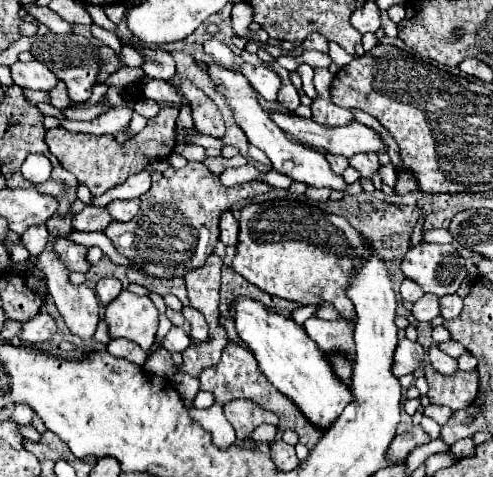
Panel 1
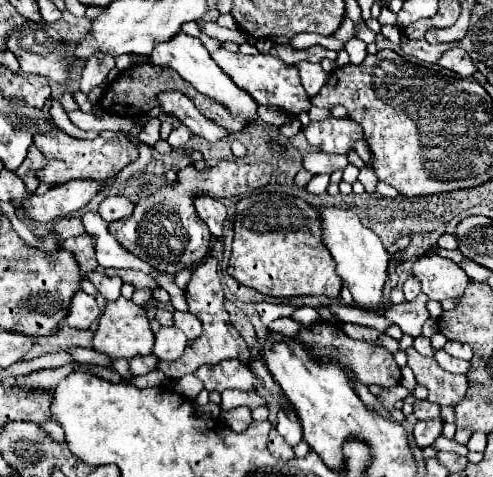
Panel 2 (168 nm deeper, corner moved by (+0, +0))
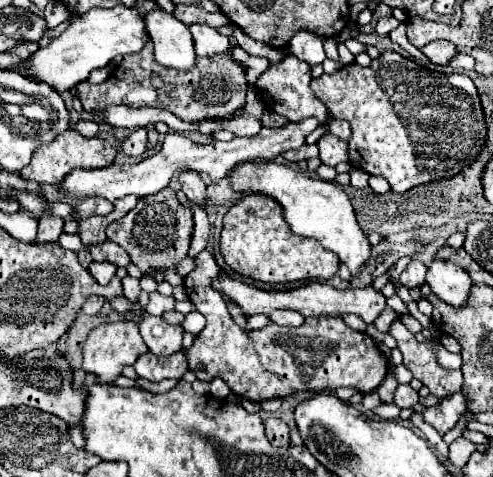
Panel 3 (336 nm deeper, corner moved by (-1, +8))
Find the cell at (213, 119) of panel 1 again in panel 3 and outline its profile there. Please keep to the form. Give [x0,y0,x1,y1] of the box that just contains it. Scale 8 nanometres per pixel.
[76,40,248,122]

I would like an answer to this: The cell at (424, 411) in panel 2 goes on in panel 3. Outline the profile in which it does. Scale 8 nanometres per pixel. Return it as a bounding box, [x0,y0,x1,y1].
[394,386,418,408]

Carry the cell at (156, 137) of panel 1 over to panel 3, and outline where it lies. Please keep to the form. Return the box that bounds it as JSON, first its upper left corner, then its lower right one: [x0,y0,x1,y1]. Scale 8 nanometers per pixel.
[18,130,120,184]

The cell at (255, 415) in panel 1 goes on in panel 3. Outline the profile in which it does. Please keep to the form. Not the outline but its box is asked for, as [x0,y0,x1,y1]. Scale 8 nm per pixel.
[184,250,388,402]

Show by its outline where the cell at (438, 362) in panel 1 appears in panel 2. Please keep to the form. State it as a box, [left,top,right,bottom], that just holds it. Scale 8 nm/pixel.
[413,336,435,358]

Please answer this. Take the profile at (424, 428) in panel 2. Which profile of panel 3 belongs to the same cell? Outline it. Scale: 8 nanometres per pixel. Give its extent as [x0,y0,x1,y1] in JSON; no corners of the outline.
[424,392,466,436]

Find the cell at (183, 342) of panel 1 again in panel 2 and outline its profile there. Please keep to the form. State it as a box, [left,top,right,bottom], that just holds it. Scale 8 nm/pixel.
[153,328,187,360]

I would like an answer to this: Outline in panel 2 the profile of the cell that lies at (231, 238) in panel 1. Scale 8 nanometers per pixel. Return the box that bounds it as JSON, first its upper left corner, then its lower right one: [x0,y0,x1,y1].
[195,196,227,238]

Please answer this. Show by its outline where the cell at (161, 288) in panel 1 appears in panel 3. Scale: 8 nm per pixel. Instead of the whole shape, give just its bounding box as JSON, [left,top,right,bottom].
[88,240,130,266]

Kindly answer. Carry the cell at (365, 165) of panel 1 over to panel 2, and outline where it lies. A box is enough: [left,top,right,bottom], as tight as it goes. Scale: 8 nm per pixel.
[303,152,349,174]

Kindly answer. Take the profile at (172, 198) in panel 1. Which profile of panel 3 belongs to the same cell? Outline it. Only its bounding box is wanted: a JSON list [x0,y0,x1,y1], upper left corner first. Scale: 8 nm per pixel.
[106,188,194,287]

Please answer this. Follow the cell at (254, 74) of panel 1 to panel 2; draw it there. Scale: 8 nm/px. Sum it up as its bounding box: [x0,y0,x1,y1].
[211,48,311,114]

